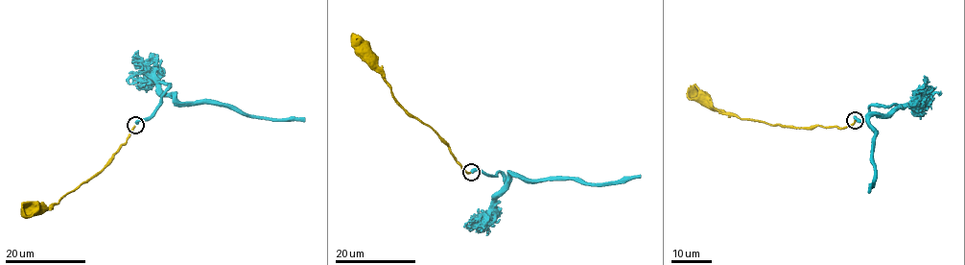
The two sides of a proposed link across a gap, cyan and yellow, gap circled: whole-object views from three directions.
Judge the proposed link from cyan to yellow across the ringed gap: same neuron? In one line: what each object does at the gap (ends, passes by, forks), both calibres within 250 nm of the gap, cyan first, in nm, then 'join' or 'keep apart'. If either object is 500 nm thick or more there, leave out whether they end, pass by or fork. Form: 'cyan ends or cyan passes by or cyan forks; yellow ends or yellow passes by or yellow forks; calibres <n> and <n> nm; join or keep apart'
cyan ends; yellow ends; calibres 440 and 280 nm; keep apart

